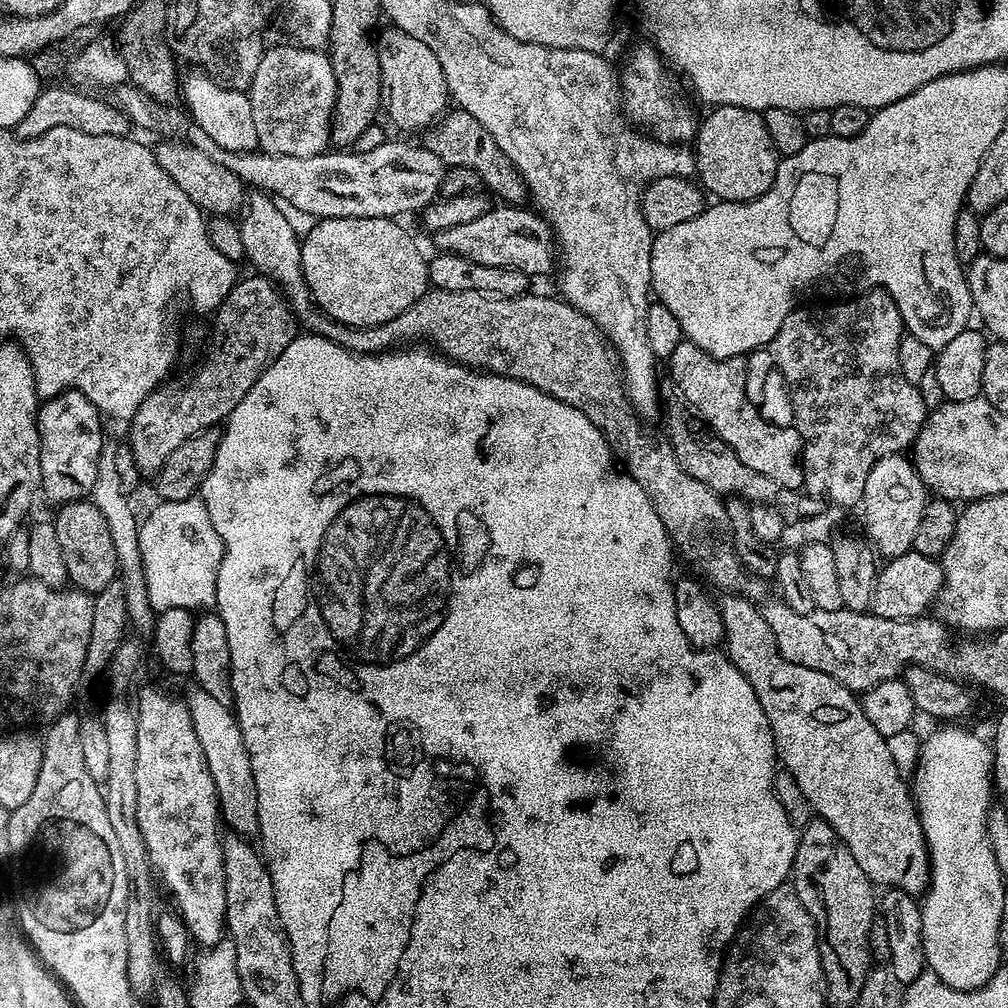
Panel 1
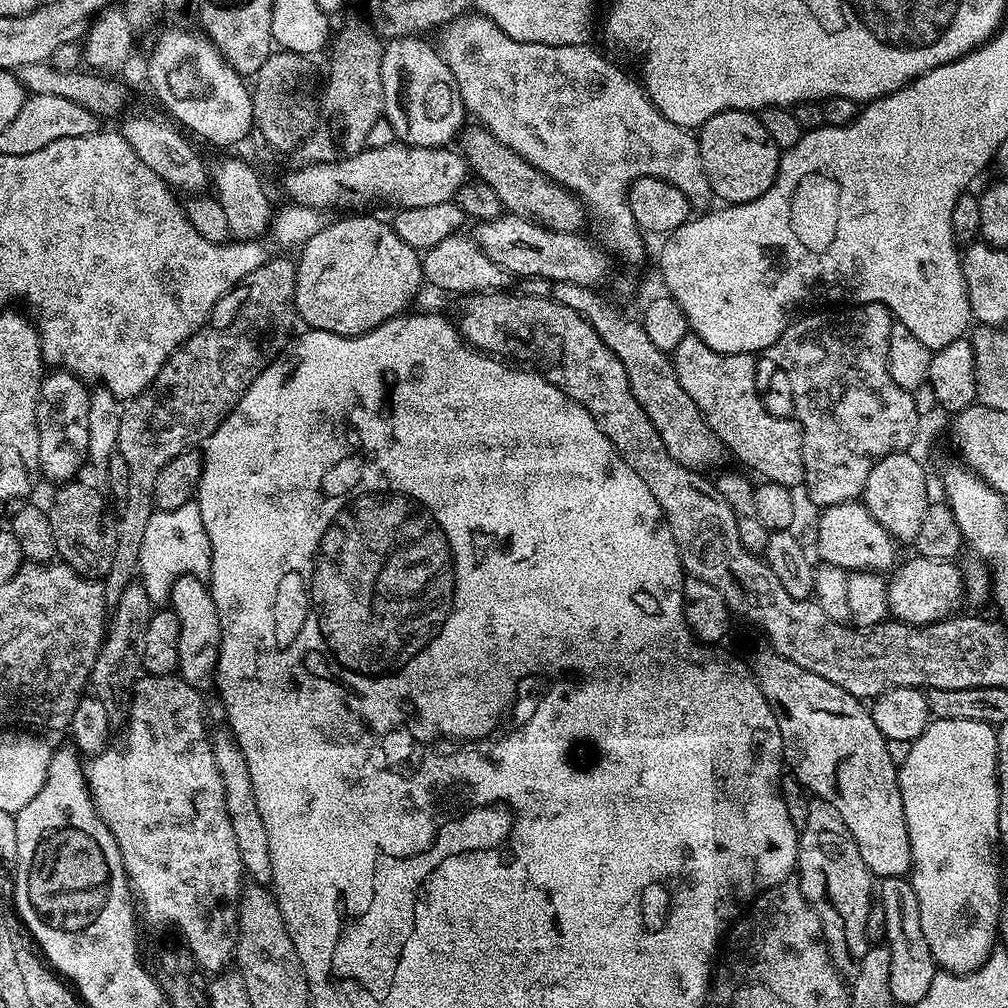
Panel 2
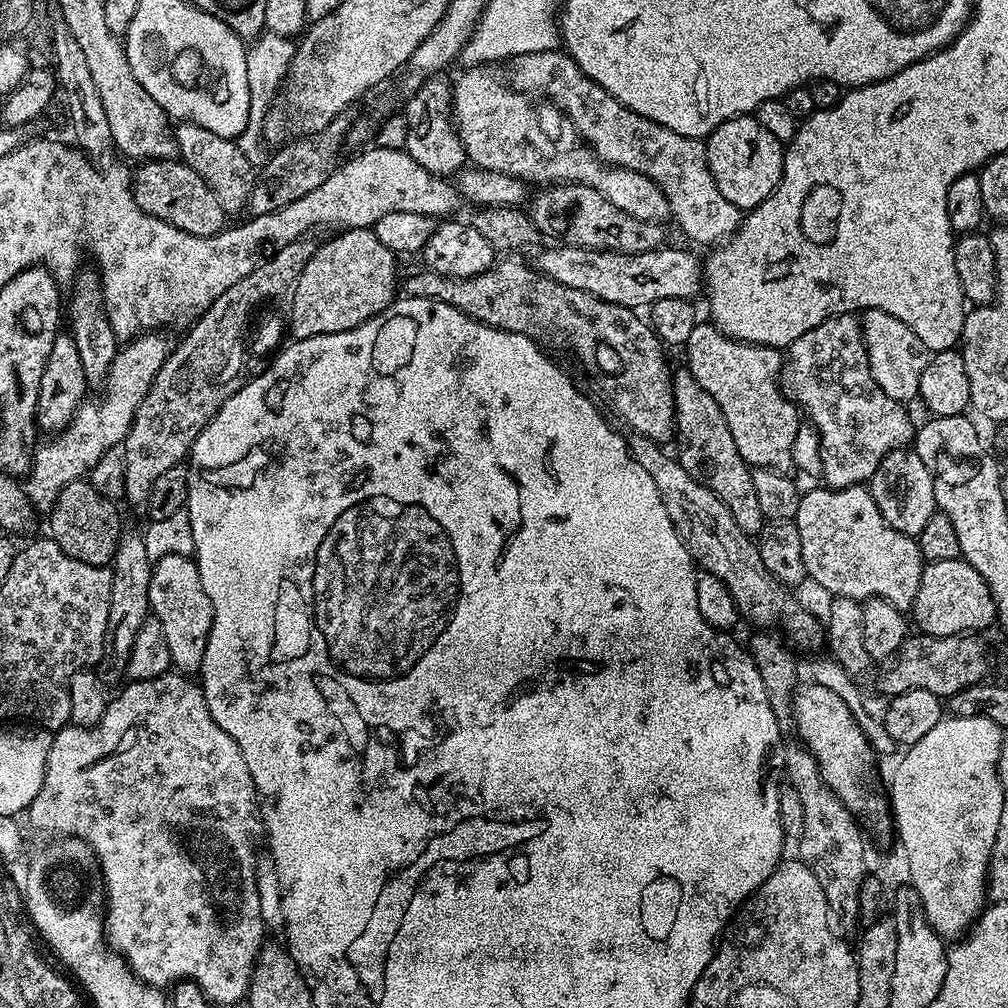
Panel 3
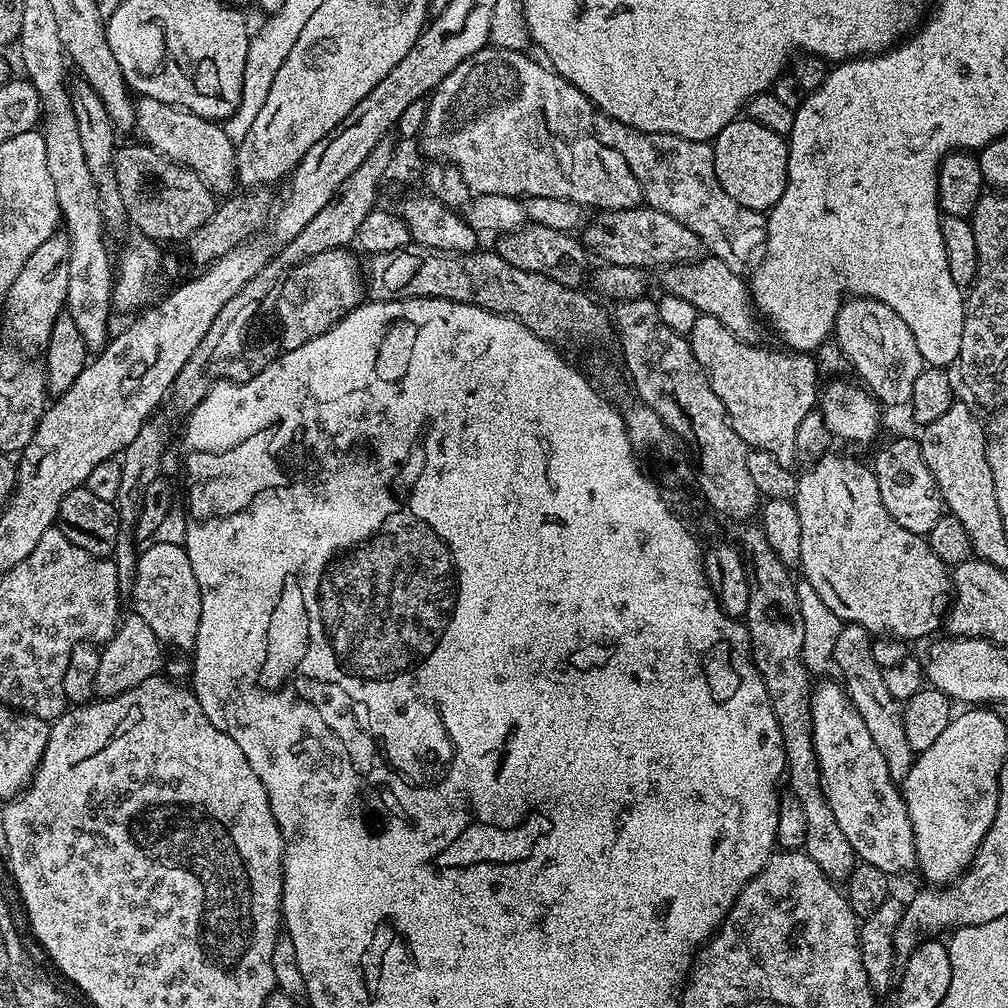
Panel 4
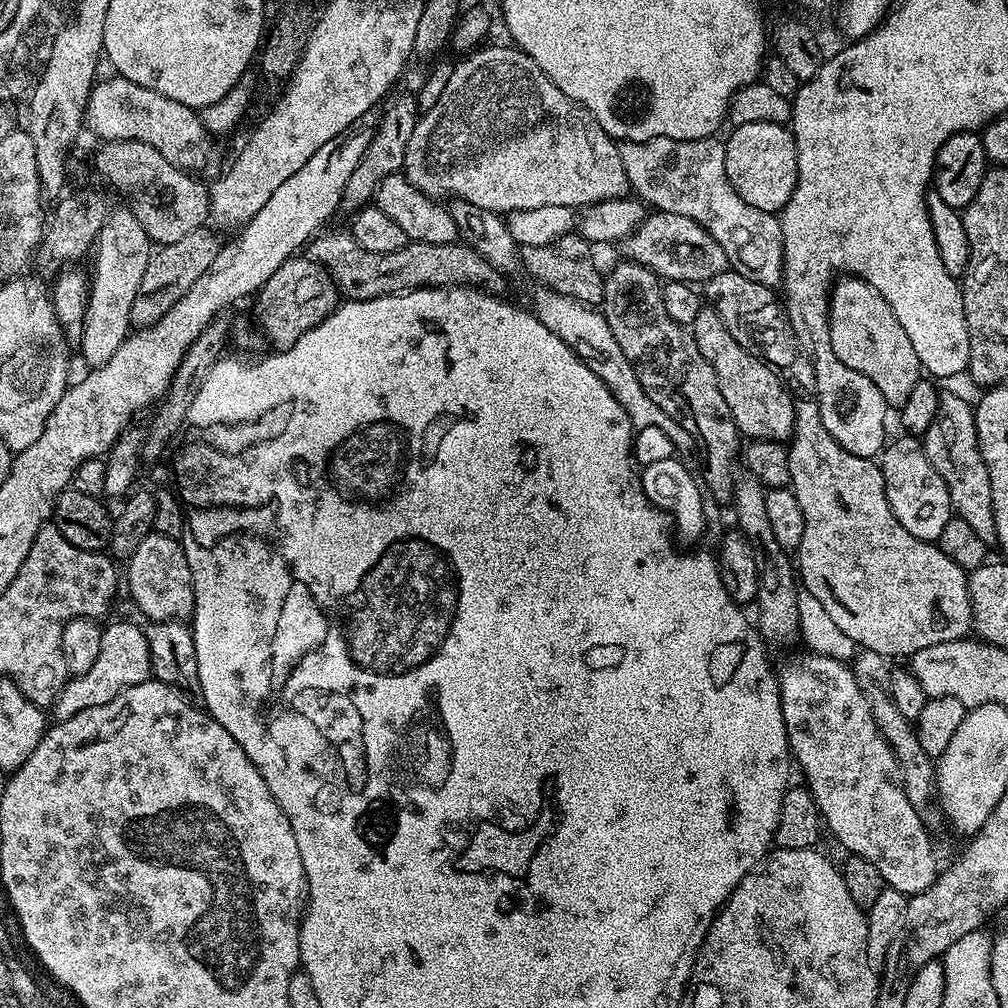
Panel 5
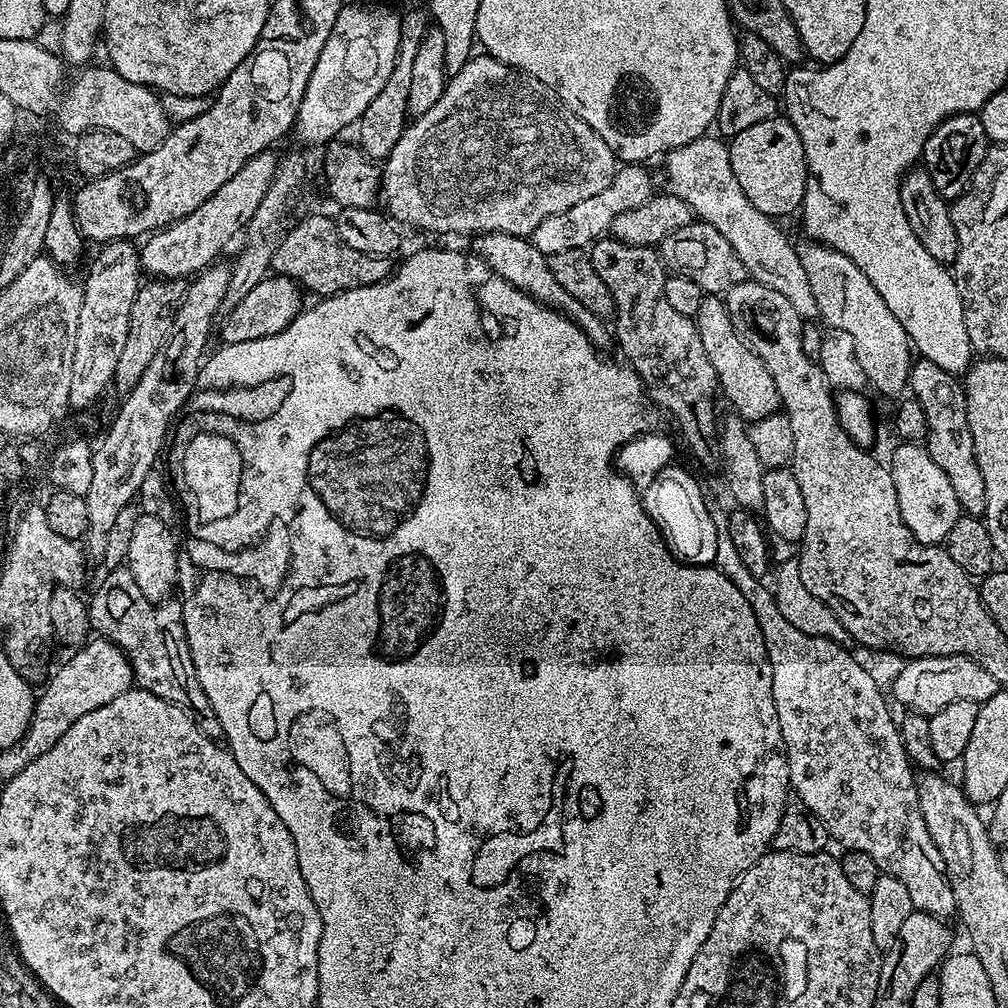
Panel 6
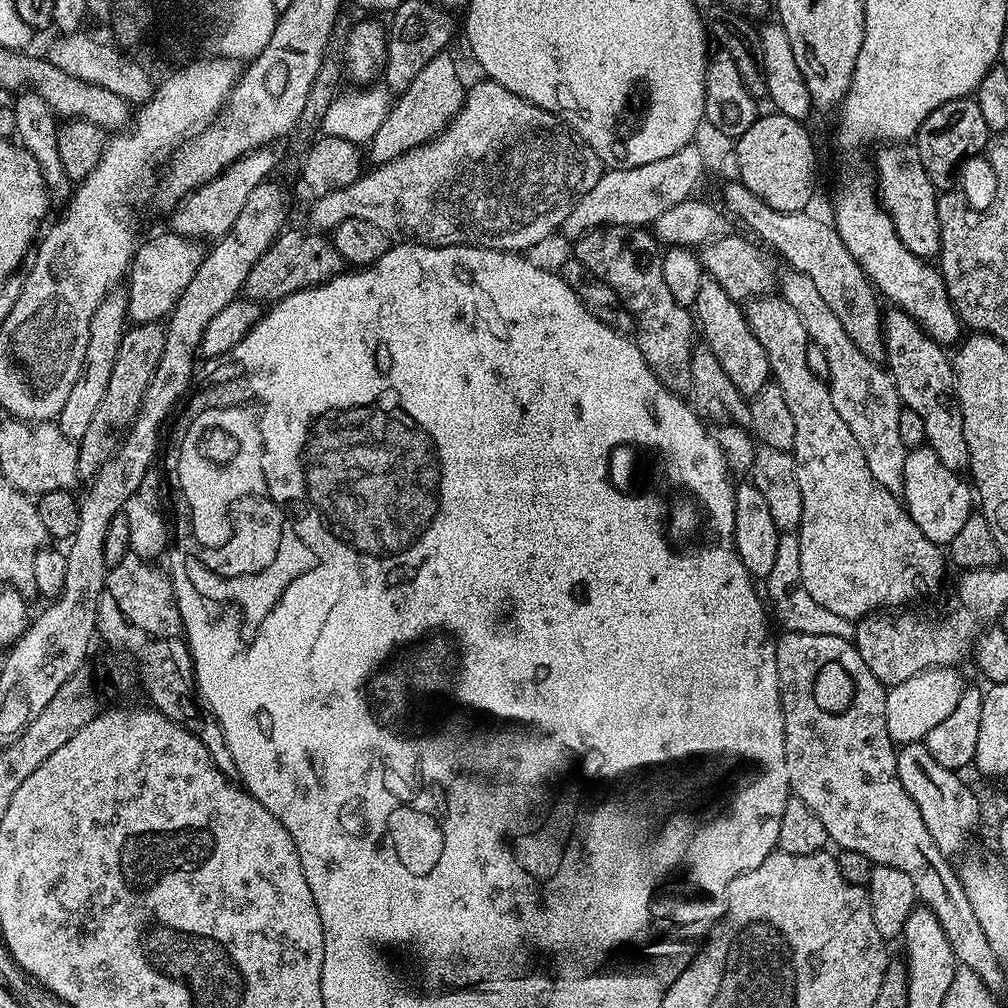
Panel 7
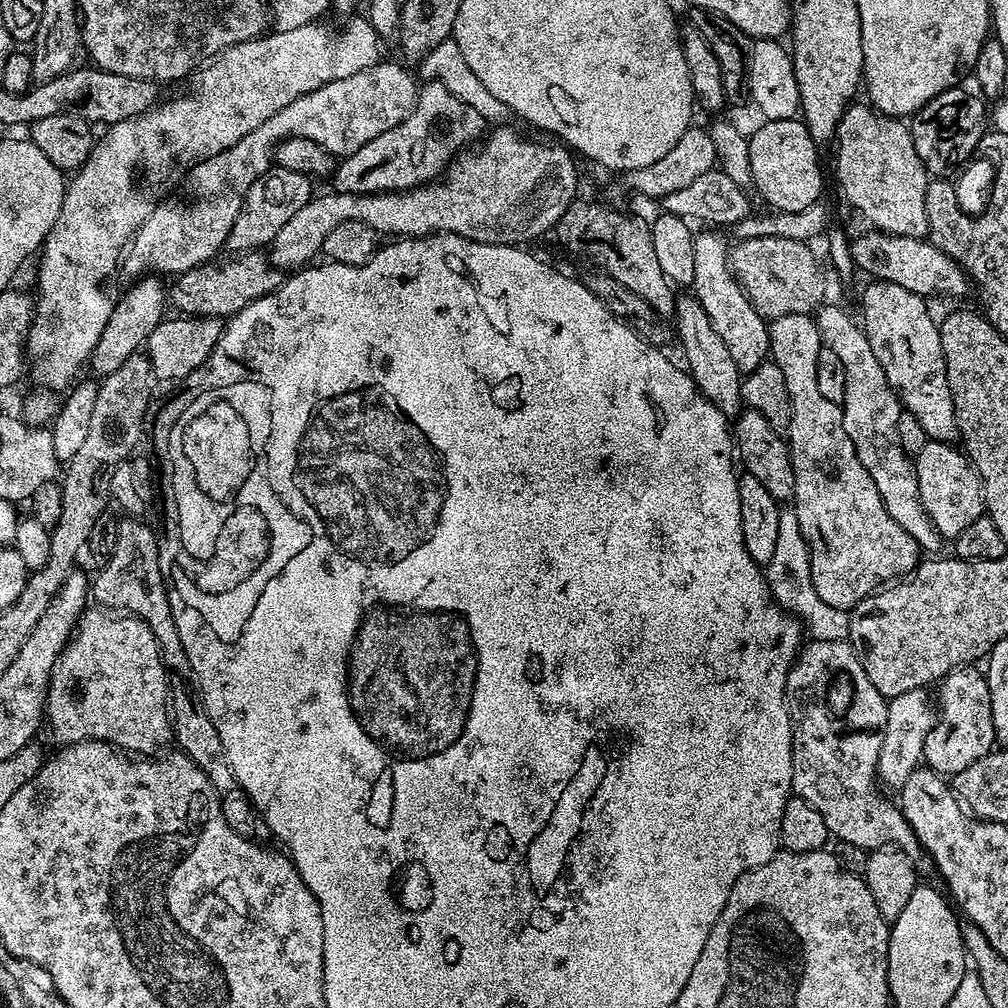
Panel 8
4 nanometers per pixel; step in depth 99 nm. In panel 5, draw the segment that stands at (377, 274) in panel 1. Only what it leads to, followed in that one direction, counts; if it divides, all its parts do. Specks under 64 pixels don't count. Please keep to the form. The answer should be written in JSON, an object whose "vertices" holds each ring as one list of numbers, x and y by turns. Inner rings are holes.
{"vertices":[[297,254,291,260,282,262,274,274,260,288,256,300,255,323,276,350,294,346,302,334,306,334,314,326,318,326,331,312,335,312,342,297,336,291,336,284,330,274,321,264,316,264,310,258],[304,259,304,260,303,260],[257,299,257,300,256,300],[260,323,260,324,259,324]]}

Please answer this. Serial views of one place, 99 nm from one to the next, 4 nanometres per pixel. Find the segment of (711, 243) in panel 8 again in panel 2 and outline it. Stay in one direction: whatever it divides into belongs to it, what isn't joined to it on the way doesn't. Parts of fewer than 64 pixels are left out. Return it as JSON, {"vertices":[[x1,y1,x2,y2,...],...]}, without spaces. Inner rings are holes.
{"vertices":[[689,334,678,342,671,358,678,382,682,382,682,390,690,394,705,422,711,426,712,433,724,443,731,455,733,452,745,464,745,469,753,468,765,481,790,489,803,485,800,422,791,415,775,416,764,405,760,388,756,385,757,357,753,353,722,354,718,350,710,350,702,338]]}

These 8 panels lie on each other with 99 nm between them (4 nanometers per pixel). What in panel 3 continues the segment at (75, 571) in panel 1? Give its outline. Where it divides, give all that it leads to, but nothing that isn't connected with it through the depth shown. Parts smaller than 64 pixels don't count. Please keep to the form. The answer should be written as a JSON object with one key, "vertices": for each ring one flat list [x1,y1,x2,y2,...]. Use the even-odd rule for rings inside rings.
{"vertices":[[87,479,70,482,52,503,52,511,47,513,50,539,70,558,86,562,90,566,103,568,111,565,116,547,122,535,120,512,113,501,102,498,98,490]]}

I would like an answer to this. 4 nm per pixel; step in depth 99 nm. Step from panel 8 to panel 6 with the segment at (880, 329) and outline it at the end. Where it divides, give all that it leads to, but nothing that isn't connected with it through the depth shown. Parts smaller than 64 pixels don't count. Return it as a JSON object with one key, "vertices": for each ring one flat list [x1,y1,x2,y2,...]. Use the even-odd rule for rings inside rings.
{"vertices":[[920,358,912,365,910,392,922,406,922,410,926,410,926,447,930,458,938,462,939,468,946,470,961,509,967,515,983,517,986,510,986,482,982,482,982,470,978,470,974,438,970,438,968,397,963,383,957,377,944,372,942,366,934,366,934,362]]}

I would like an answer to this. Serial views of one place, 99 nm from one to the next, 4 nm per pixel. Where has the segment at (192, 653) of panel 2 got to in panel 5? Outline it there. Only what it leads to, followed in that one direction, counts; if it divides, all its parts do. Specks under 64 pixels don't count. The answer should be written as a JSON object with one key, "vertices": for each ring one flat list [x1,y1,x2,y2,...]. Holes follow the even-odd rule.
{"vertices":[[153,531,142,542,138,550,126,562,128,568,128,592,136,608,145,616,145,621,179,620,191,617,194,606,192,571,184,553,185,545,179,539,166,537]]}

